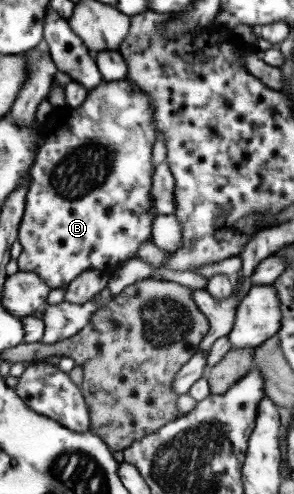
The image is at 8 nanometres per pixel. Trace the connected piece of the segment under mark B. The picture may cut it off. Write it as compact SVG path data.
M121 79L116 81L105 81L97 88L89 91L85 102L79 108L64 109L63 111L53 112L41 126L41 131L45 135L43 144L38 148L36 161L33 163L31 172L31 182L26 198L26 209L20 226L18 236L22 245L22 251L17 258L21 271L36 272L49 284L52 289L66 289L85 271L99 270L109 271L114 268L121 268L127 261L137 259L138 246L141 246L145 240L152 242L152 224L154 218L159 214L158 208L154 204L150 190L153 186L153 176L158 166L153 166L153 144L157 140L157 104L138 84L130 80Z

